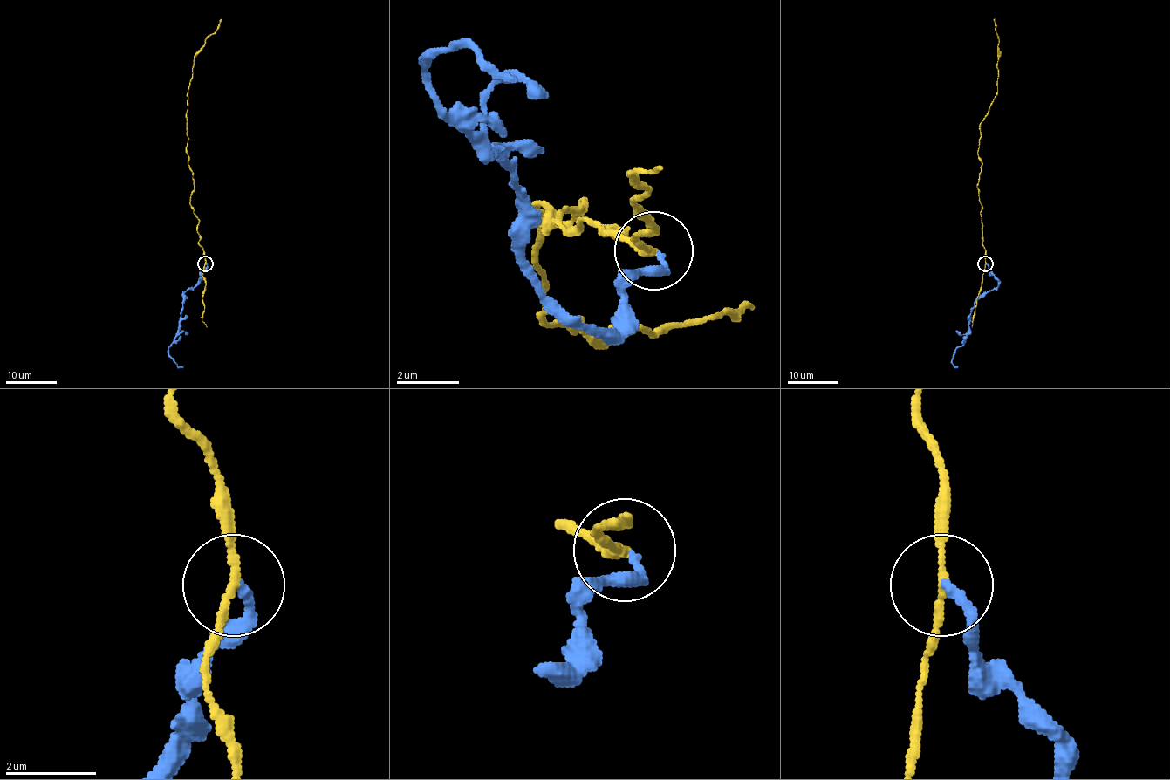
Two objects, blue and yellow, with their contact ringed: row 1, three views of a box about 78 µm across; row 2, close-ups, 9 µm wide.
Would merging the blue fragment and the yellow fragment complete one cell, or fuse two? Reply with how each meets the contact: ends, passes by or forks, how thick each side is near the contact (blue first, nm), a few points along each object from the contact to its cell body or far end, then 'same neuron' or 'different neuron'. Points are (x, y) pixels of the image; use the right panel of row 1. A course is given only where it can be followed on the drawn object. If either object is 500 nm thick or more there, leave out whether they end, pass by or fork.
blue ends; yellow passes by; calibres 180 and 160 nm; course blue (985, 263), (997, 281), (997, 287), (976, 301), (971, 312), (968, 334), (955, 350), (952, 362), (958, 367); course yellow (985, 263), (977, 184), (981, 163), (977, 153), (980, 122), (997, 86), (999, 38), (995, 19); different neuron

